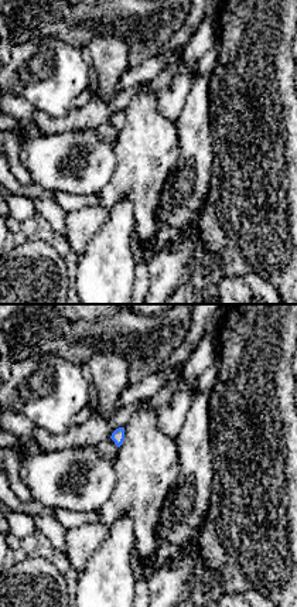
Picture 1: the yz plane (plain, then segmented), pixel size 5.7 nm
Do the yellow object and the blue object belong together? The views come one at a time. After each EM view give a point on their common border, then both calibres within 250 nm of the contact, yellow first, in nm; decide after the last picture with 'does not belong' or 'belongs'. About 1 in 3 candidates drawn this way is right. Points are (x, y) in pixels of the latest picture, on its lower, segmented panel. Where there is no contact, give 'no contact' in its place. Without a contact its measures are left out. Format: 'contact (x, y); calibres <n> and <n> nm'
no contact

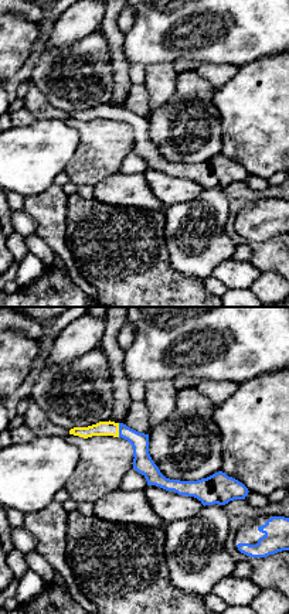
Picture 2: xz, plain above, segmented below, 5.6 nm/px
contact (118, 430); calibres 80 and 110 nm

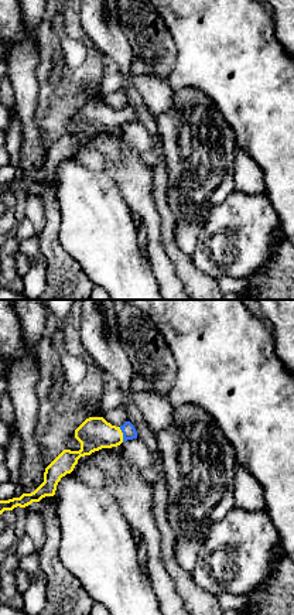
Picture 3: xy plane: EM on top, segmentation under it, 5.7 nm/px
contact (122, 434); calibres 190 and 80 nm

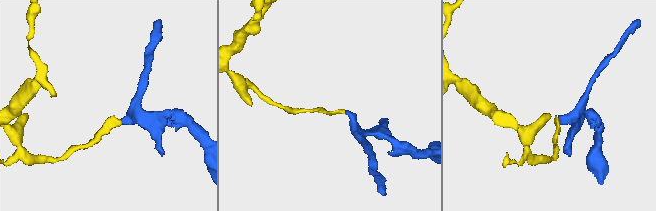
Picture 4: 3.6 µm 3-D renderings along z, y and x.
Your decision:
does not belong

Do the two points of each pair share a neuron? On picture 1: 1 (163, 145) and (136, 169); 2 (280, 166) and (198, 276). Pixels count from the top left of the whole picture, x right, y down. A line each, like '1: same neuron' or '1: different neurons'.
1: same neuron
2: different neurons

